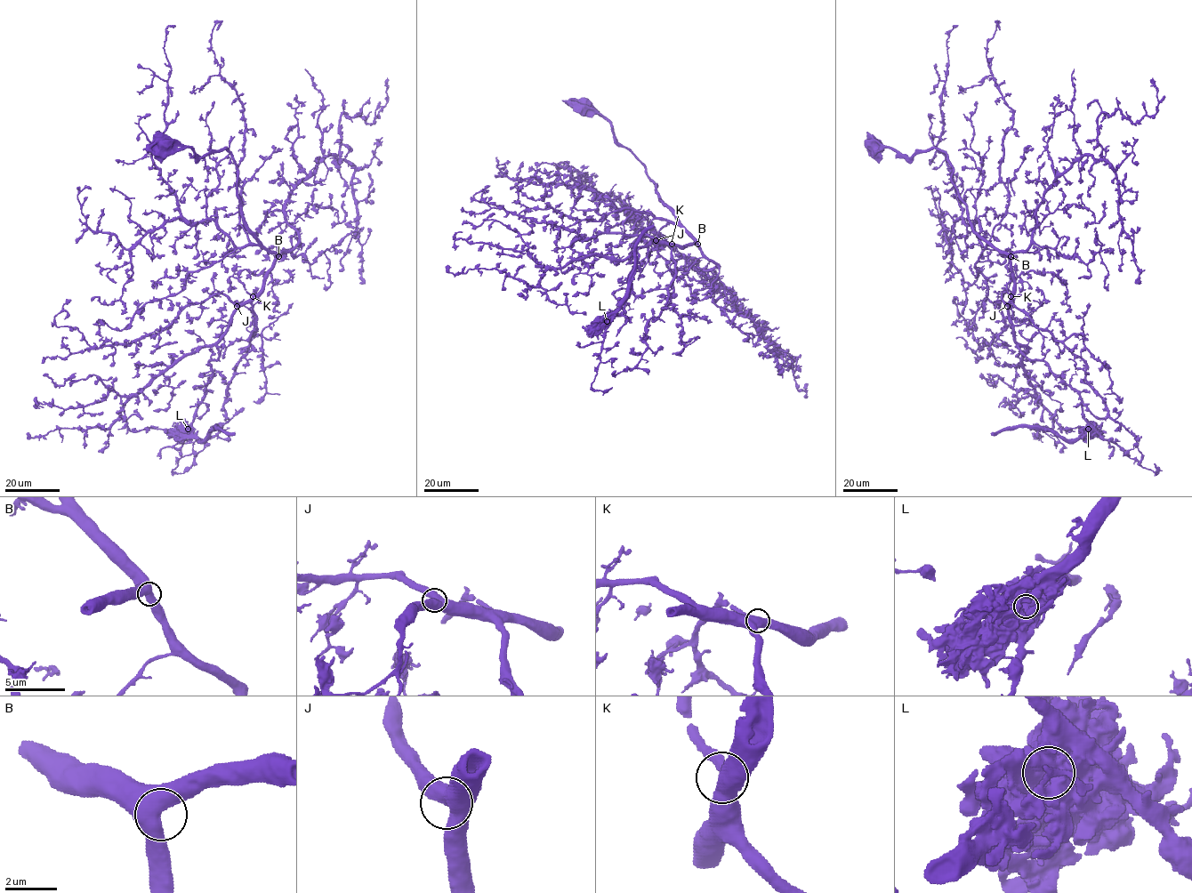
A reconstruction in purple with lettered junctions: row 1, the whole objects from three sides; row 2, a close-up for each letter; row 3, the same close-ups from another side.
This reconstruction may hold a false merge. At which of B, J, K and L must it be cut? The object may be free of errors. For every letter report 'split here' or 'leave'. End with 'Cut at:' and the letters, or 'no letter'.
B: leave
J: leave
K: leave
L: split here
Cut at: L

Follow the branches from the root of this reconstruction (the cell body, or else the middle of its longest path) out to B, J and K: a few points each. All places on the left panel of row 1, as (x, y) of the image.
B: (165, 144), (181, 142), (198, 157), (225, 148), (237, 168), (242, 219), (261, 244), (278, 256)
J: (165, 144), (181, 142), (198, 157), (225, 148), (237, 168), (242, 219), (276, 255), (264, 285), (237, 306)
K: (165, 144), (181, 142), (198, 157), (225, 148), (231, 154), (242, 219), (276, 255), (264, 285), (253, 296)

